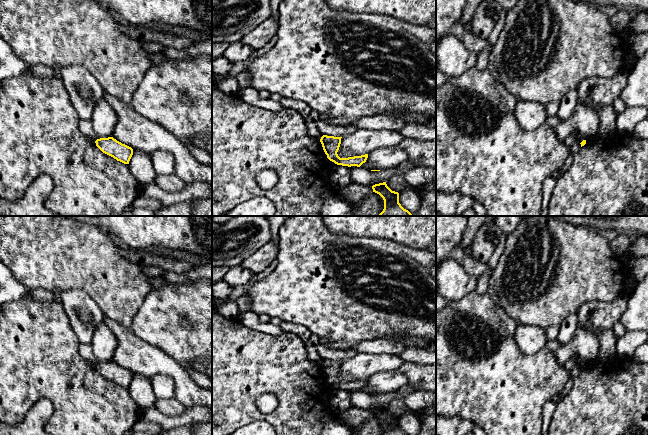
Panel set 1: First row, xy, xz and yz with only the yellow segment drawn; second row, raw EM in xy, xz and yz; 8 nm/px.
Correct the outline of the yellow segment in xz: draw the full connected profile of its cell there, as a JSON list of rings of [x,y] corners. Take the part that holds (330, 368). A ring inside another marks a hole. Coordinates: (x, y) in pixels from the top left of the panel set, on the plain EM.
[[[323,359],[321,361],[320,366],[322,368],[325,378],[327,379],[327,382],[337,389],[348,391],[351,390],[360,391],[363,387],[366,386],[368,378],[348,382],[340,382],[337,376],[341,368],[341,362],[342,361],[334,361],[327,359]]]

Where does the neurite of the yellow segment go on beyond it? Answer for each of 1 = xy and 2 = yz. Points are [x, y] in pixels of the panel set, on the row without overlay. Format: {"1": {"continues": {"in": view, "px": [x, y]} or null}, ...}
{"1": {"continues": null}, "2": {"continues": null}}

